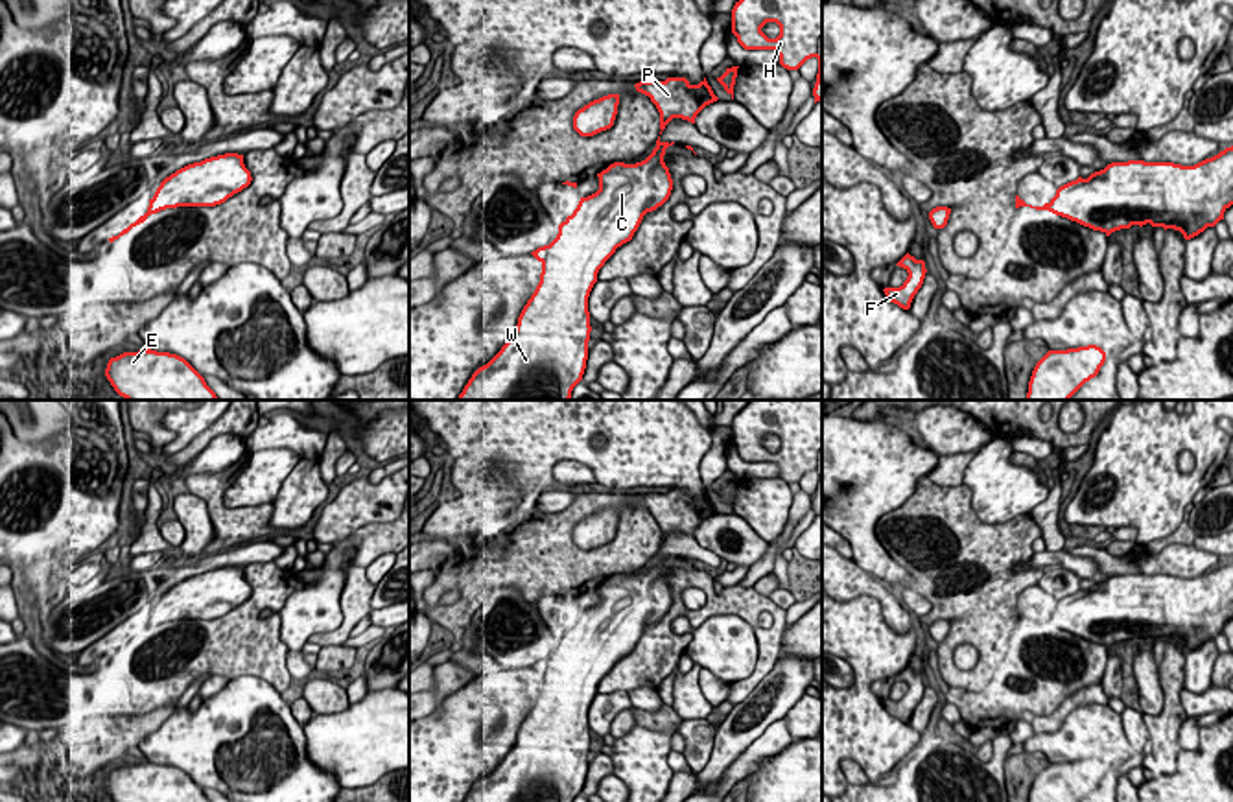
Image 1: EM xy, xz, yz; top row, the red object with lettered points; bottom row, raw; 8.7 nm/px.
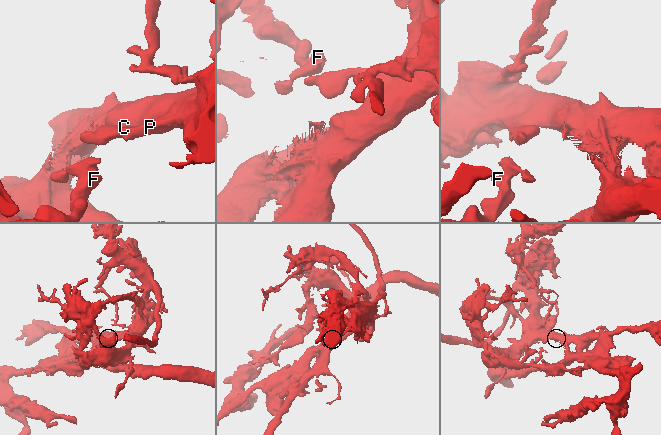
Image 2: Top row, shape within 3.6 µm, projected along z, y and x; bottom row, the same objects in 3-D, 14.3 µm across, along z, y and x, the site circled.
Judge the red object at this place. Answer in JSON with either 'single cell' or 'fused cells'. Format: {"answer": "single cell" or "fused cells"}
{"answer": "fused cells"}

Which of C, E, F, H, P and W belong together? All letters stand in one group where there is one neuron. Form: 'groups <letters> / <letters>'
groups C F H P W / E

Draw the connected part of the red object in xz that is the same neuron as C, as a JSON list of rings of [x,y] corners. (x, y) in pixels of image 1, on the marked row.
[[[656,140],[652,153],[636,164],[614,162],[601,173],[599,190],[581,203],[579,210],[560,227],[549,243],[546,271],[523,306],[514,334],[501,350],[479,367],[457,400],[570,400],[582,380],[588,341],[588,297],[597,273],[617,247],[630,242],[647,212],[662,206],[673,190],[665,149],[675,142]]]

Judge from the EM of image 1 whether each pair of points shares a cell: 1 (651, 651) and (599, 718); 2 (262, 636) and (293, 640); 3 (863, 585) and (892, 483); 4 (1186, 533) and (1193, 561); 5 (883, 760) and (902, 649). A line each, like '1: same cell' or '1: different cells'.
1: different cells
2: different cells
3: different cells
4: different cells
5: same cell

